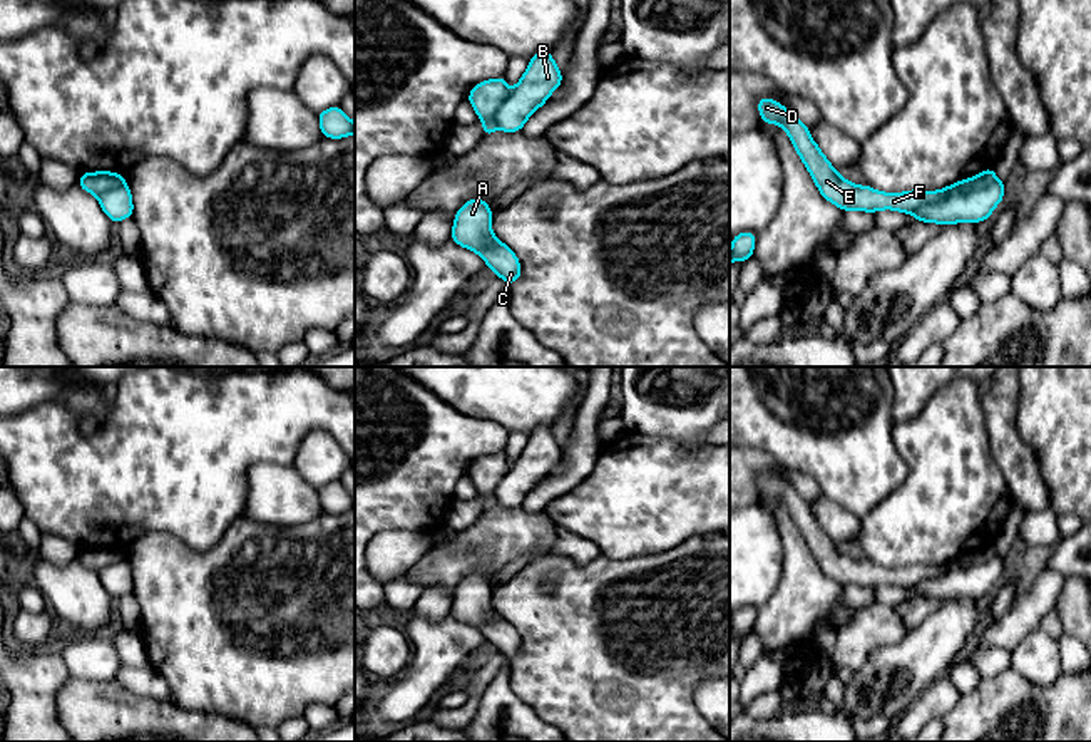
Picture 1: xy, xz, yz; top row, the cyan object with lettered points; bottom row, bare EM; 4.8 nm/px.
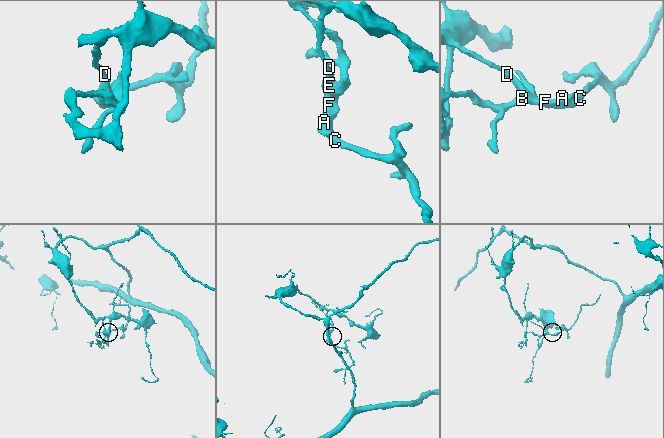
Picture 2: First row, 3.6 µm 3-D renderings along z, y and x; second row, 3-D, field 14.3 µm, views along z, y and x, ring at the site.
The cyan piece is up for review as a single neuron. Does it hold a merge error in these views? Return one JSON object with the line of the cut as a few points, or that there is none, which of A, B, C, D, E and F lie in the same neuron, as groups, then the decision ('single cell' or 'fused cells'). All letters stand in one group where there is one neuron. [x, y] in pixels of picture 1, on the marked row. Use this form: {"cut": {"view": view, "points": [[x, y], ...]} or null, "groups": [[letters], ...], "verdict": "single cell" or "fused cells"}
{"cut": null, "groups": [["A", "B", "C", "D", "E", "F"]], "verdict": "single cell"}

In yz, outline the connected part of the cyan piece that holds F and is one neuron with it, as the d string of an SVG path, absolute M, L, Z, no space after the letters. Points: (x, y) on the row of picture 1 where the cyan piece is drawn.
M760 97L758 112L761 122L778 124L788 134L820 194L843 213L895 209L910 213L922 223L947 226L962 221L982 223L1004 199L1006 183L996 178L992 167L939 191L882 193L867 184L857 186L838 174L812 139L810 129L785 106L775 99Z

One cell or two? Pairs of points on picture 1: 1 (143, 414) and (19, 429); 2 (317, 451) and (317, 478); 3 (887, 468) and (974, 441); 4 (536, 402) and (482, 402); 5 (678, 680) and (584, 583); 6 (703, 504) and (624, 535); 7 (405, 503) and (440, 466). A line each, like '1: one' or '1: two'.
1: one
2: one
3: two
4: one
5: one
6: one
7: one

